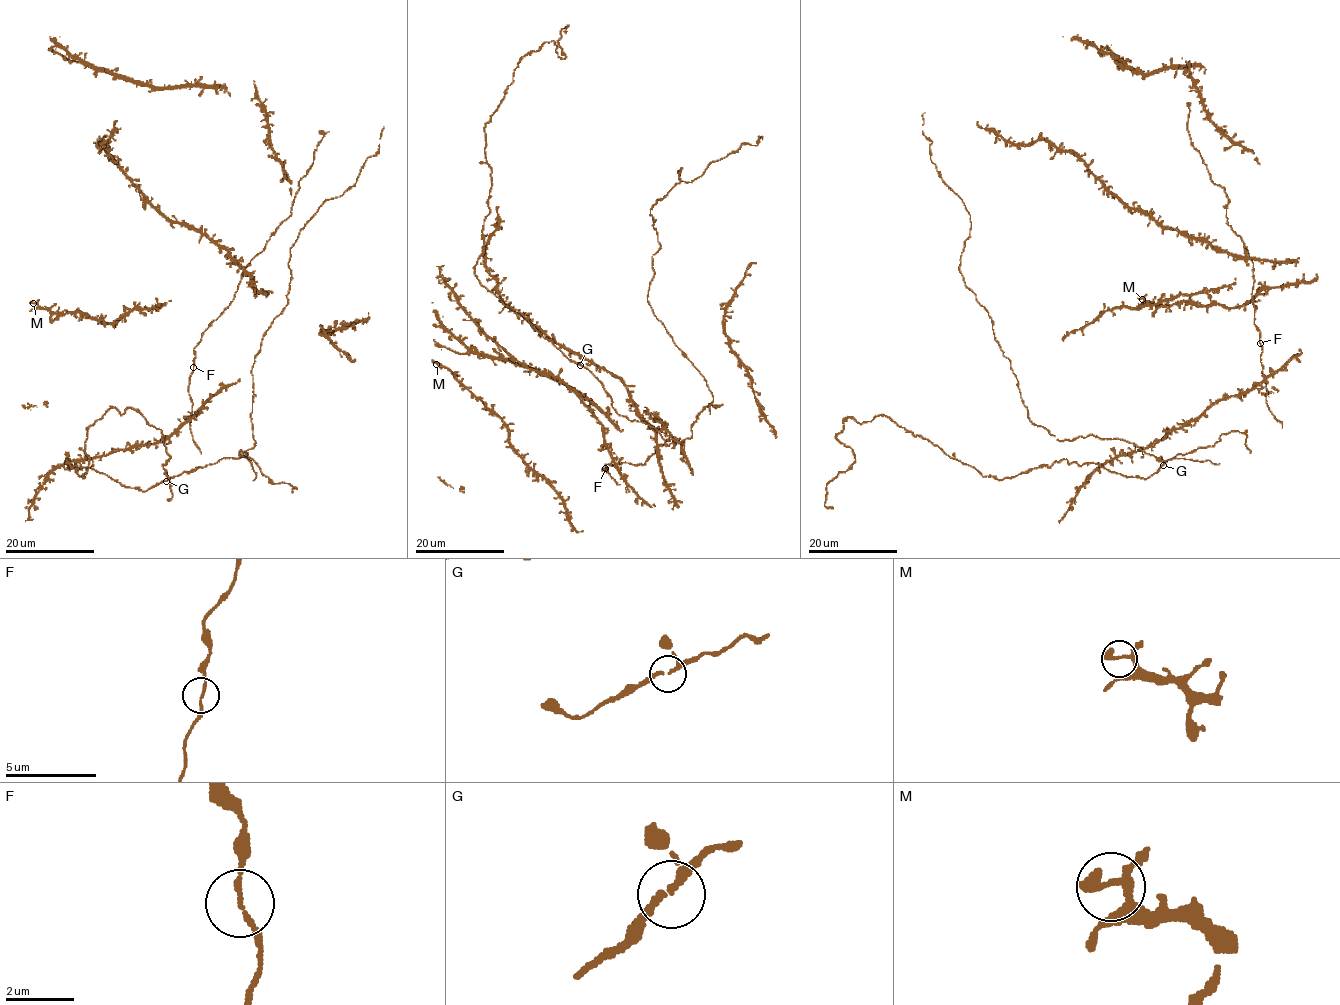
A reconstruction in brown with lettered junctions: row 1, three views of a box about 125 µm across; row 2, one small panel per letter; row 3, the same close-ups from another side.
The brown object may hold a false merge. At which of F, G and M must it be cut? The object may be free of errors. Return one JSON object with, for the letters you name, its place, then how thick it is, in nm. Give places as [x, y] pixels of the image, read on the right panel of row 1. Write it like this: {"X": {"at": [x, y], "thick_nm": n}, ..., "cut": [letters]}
{"cut": []}

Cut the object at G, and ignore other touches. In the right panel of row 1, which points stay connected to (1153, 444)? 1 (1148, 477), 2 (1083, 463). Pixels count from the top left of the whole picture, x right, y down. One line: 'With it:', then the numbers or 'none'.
With it: none

